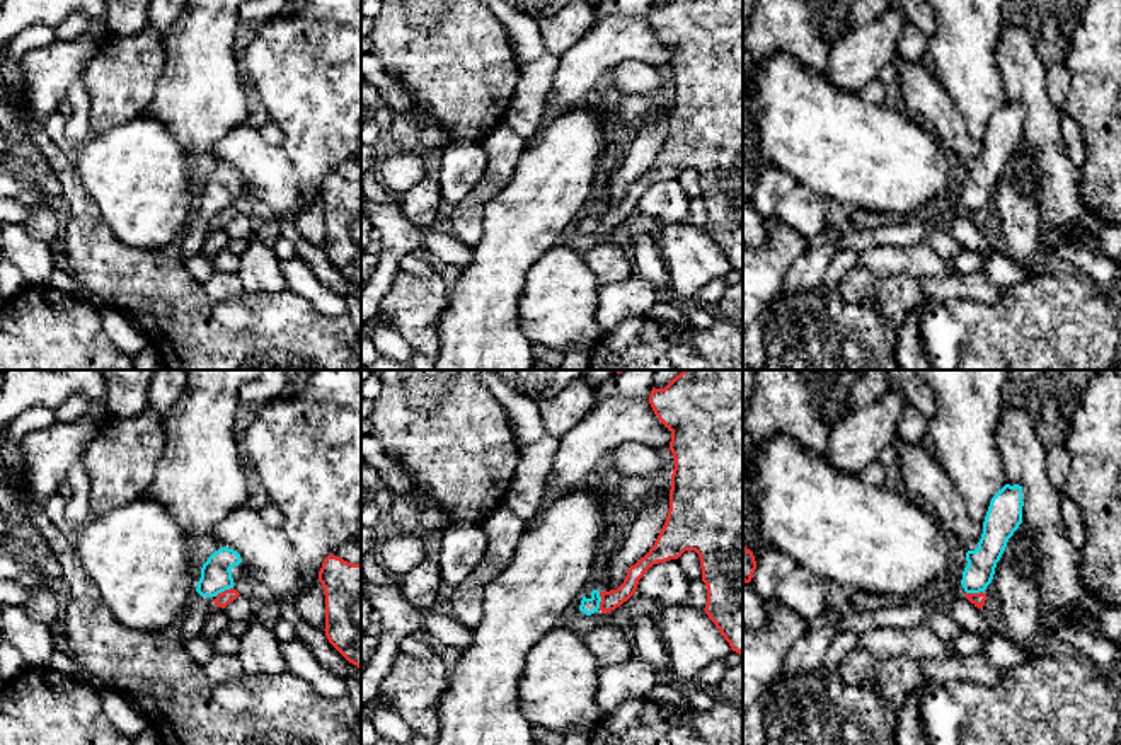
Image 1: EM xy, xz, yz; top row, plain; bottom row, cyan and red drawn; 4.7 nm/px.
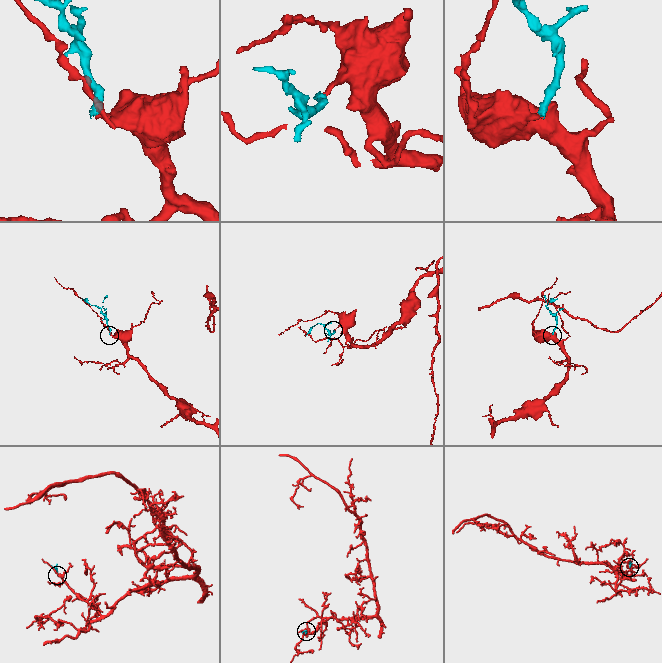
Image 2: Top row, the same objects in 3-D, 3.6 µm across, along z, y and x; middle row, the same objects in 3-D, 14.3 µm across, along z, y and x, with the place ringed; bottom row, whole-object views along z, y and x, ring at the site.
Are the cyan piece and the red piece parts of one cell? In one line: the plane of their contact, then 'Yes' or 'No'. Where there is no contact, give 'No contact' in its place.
Touches cyan in yz. No

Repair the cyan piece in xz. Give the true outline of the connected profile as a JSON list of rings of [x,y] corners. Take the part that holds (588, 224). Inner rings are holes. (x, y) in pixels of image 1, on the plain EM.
[[[591,208],[589,211],[586,211],[574,225],[571,230],[578,232],[578,234],[596,234],[601,232],[600,228],[600,210],[598,208]]]

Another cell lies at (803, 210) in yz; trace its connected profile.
[[[797,184],[775,206],[773,217],[801,237],[813,240],[830,225],[831,201]]]

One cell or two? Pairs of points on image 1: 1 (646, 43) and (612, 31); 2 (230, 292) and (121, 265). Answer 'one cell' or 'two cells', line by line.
1: one cell
2: two cells

